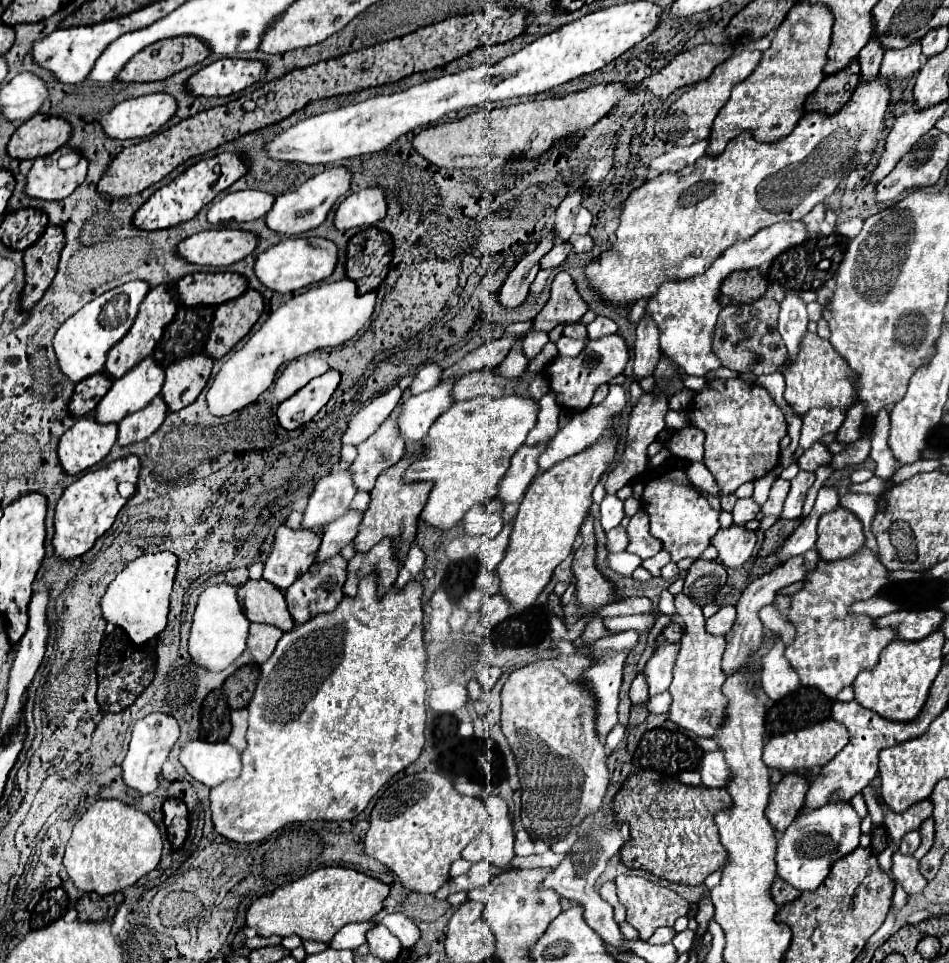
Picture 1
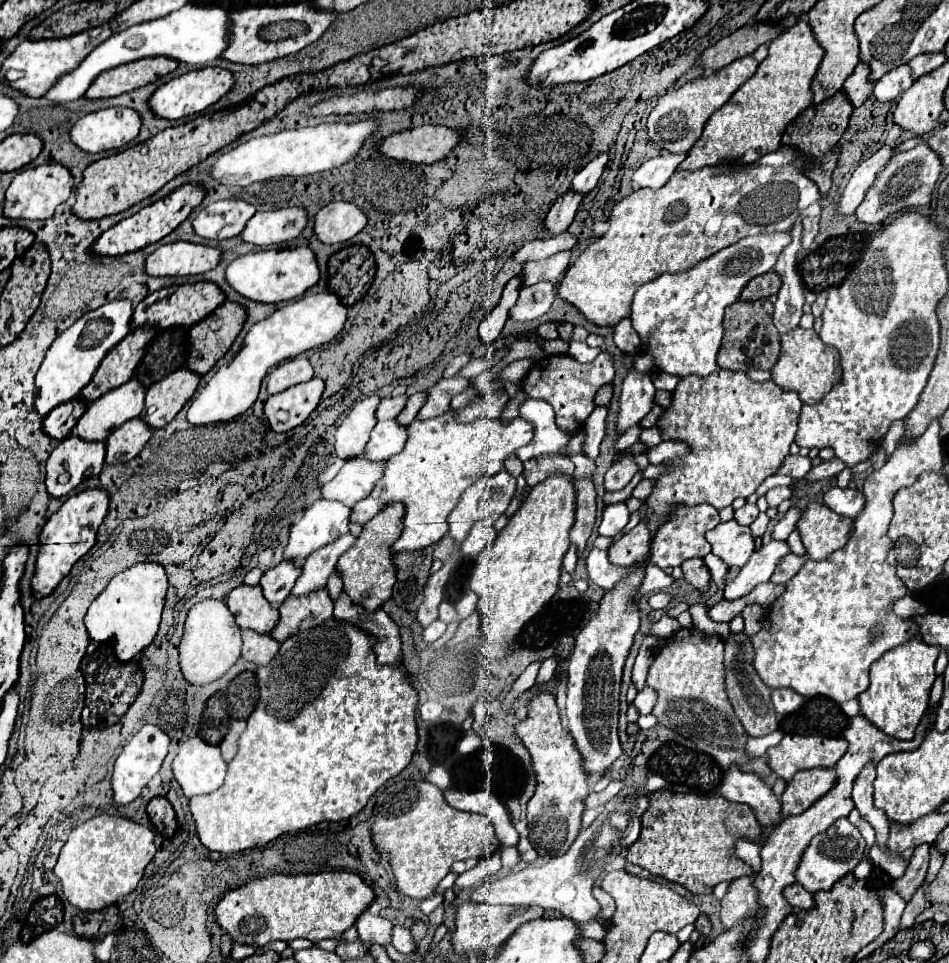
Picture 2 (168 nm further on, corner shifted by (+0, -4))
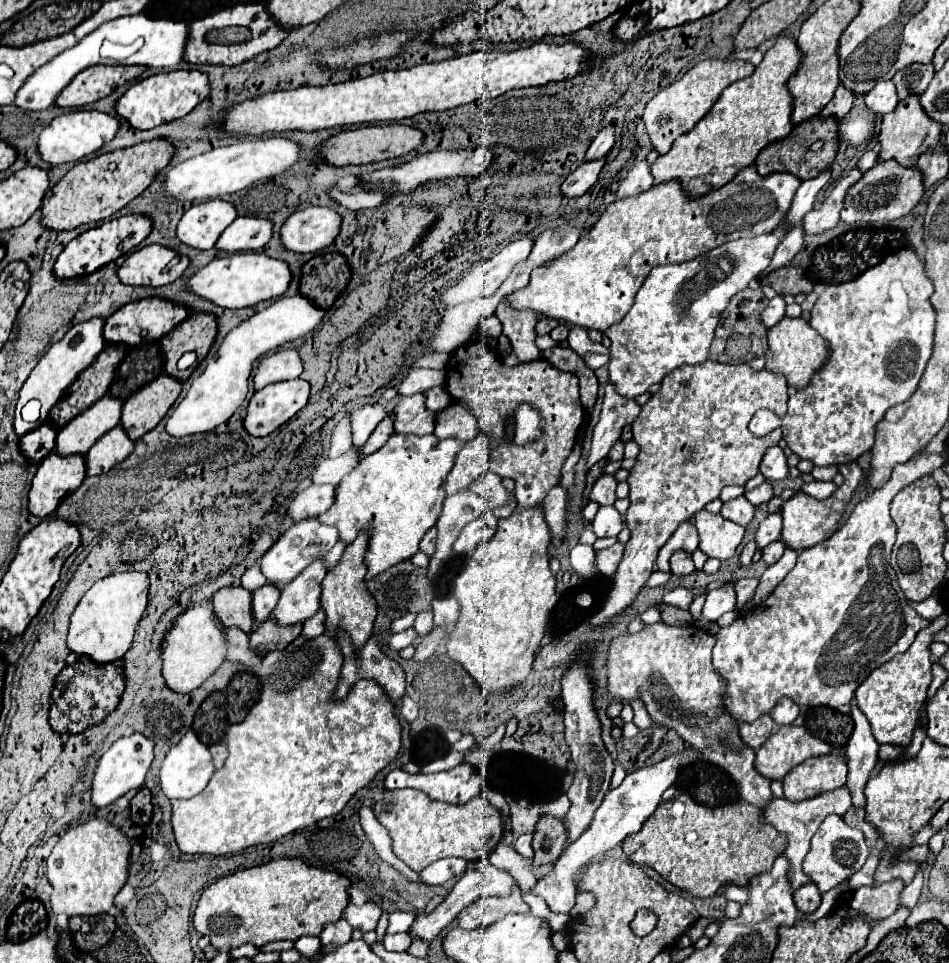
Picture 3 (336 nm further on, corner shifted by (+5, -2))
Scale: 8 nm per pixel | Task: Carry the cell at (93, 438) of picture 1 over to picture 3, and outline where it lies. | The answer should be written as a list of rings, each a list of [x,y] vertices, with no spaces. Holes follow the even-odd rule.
[[[49,453],[31,481],[29,489],[29,513],[35,517],[49,517],[59,503],[73,493],[85,479],[85,457],[69,455],[61,457]]]

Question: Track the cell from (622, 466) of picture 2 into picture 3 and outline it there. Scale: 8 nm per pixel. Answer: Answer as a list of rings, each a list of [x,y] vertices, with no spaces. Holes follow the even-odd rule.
[[[603,475],[595,481],[589,499],[595,501],[597,505],[613,505],[615,499],[617,499],[615,497],[615,487],[617,487],[615,477],[613,475]]]

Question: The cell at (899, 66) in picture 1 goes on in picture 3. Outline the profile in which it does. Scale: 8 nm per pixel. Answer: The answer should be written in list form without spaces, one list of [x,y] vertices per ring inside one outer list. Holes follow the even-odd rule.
[[[881,81],[879,85],[875,85],[873,91],[869,91],[865,95],[865,105],[873,113],[879,113],[879,115],[891,113],[897,107],[897,103],[899,103],[899,99],[897,99],[893,81]]]

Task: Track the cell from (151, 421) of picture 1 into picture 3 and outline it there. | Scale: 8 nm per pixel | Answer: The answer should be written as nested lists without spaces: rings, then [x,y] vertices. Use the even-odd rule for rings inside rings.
[[[119,425],[117,429],[111,429],[109,433],[105,433],[105,437],[101,437],[101,441],[97,441],[97,445],[93,445],[93,449],[85,455],[87,477],[107,473],[113,465],[121,463],[131,455],[133,445],[135,443],[127,437],[123,427]]]

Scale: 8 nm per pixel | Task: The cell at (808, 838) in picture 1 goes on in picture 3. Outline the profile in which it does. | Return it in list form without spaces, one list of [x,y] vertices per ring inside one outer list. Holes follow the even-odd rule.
[[[829,815],[825,817],[825,821],[811,839],[811,851],[803,861],[803,869],[807,875],[811,875],[811,881],[819,887],[819,891],[827,893],[829,889],[849,879],[853,873],[857,873],[867,857],[869,857],[869,847],[865,843],[863,833],[859,829],[849,827],[841,815]]]

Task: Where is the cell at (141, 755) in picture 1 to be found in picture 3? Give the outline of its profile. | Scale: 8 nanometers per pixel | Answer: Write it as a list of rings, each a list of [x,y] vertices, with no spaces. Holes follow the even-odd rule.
[[[133,733],[129,737],[117,739],[97,761],[97,767],[93,771],[93,781],[91,781],[91,803],[95,807],[107,807],[127,791],[139,789],[143,785],[151,761],[153,761],[153,743],[147,737]]]

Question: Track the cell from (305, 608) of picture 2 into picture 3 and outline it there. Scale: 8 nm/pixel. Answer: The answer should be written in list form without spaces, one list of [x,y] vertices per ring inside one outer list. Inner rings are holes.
[[[273,619],[263,621],[257,625],[257,629],[251,633],[251,649],[265,657],[269,651],[281,651],[285,649],[293,639],[297,639],[301,633],[301,625],[293,627],[279,627]]]

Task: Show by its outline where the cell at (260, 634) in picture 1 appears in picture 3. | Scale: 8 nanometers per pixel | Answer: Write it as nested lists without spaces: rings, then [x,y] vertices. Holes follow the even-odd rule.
[[[229,627],[229,629],[225,629],[225,639],[227,639],[227,661],[243,663],[249,667],[261,663],[261,657],[249,649],[247,633],[243,633],[237,627]]]

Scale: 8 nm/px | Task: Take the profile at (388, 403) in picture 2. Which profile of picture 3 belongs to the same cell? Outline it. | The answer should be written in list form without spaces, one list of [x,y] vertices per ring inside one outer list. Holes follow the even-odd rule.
[[[363,405],[361,409],[357,409],[351,421],[353,447],[361,447],[383,417],[385,417],[385,409],[381,405]]]

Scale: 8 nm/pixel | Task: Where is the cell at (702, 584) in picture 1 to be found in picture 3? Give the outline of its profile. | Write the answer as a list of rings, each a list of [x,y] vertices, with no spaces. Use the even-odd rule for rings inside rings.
[[[687,551],[673,553],[673,557],[669,559],[669,563],[671,563],[673,575],[677,575],[677,577],[689,575],[689,573],[695,571],[695,565],[693,565],[693,561],[691,561],[691,553],[687,553]]]

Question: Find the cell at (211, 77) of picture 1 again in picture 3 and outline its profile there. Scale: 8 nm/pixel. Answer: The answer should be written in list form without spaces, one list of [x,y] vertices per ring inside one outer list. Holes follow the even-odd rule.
[[[167,71],[157,73],[131,85],[115,103],[119,117],[127,119],[133,129],[153,129],[163,123],[181,119],[191,109],[195,109],[209,95],[207,75],[201,71]]]

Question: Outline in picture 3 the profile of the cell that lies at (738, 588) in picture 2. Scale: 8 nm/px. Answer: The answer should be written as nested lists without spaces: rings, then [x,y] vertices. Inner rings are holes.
[[[731,585],[707,591],[707,599],[703,605],[703,619],[717,621],[723,613],[735,609],[735,589]]]

